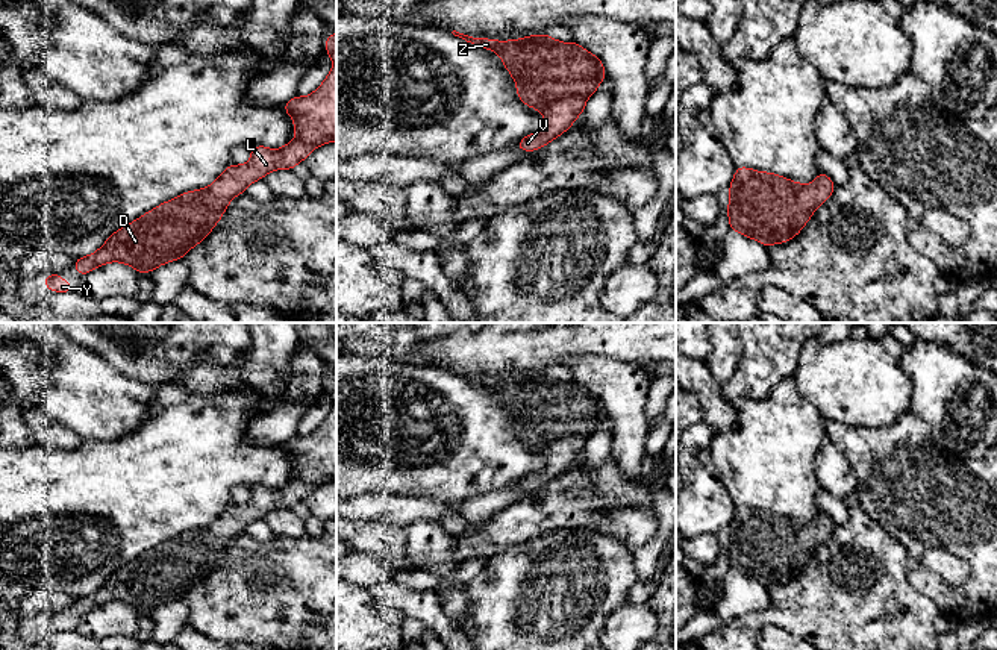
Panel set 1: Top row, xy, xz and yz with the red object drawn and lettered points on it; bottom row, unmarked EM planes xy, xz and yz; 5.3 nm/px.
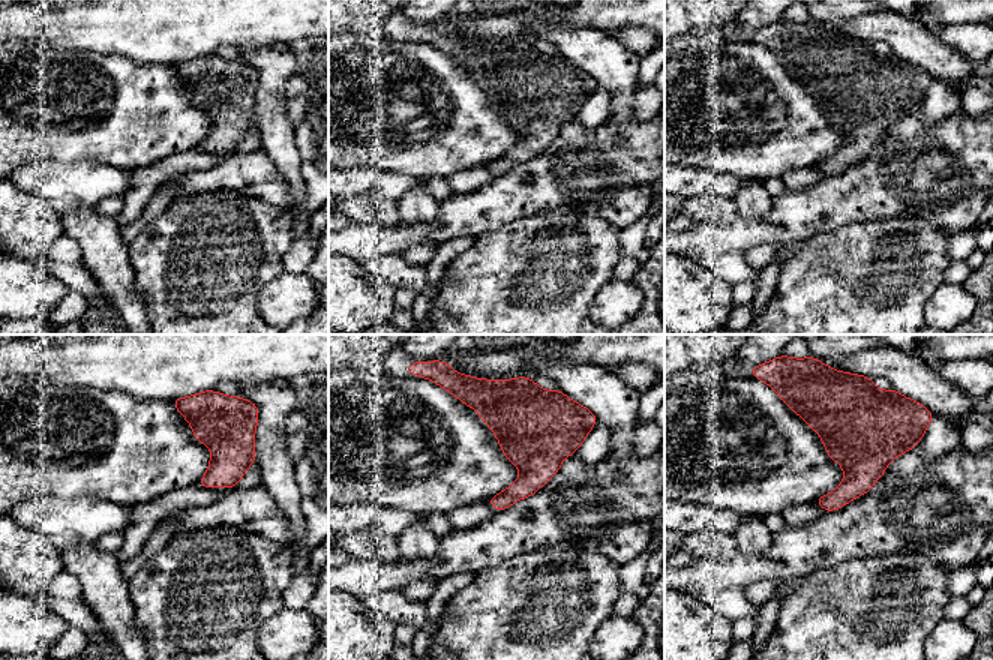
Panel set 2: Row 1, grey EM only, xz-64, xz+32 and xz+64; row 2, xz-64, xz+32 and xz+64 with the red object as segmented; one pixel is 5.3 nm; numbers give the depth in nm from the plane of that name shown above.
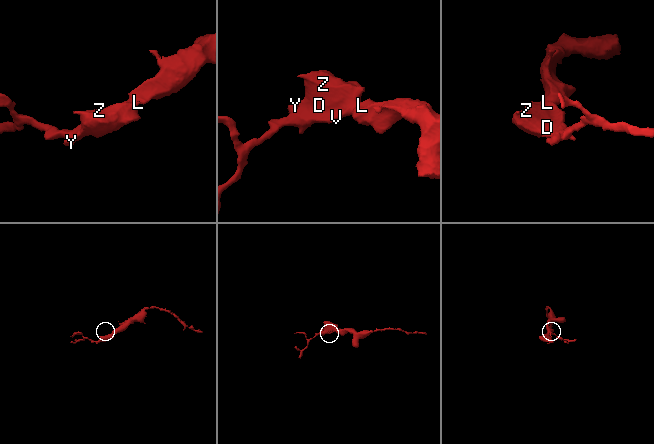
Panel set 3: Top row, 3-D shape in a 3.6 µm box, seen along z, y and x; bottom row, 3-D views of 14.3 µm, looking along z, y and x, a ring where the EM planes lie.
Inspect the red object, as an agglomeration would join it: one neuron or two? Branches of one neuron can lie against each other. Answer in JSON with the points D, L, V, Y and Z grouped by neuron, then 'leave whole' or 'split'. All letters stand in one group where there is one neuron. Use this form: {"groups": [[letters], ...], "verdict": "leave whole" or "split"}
{"groups": [["D", "L", "V", "Y", "Z"]], "verdict": "leave whole"}

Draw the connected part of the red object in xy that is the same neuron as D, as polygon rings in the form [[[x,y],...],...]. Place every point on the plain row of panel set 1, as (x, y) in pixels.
[[[336,373],[326,379],[333,406],[311,435],[295,435],[283,444],[291,455],[295,477],[277,488],[252,486],[245,505],[229,505],[208,527],[186,530],[114,571],[95,591],[76,598],[82,615],[94,608],[123,602],[139,614],[179,600],[202,582],[221,559],[227,544],[245,527],[273,509],[292,509],[317,486],[336,480]]]

